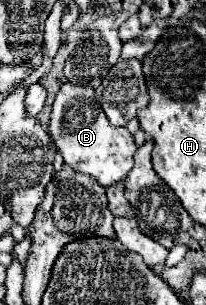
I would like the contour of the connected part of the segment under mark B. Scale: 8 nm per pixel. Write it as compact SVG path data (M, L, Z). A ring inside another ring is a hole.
M67 82L59 88L53 102L49 132L65 164L77 172L93 176L101 186L119 182L133 168L133 154L137 146L131 132L125 126L115 128L109 124L103 108L95 100L95 92L91 86L77 86Z

